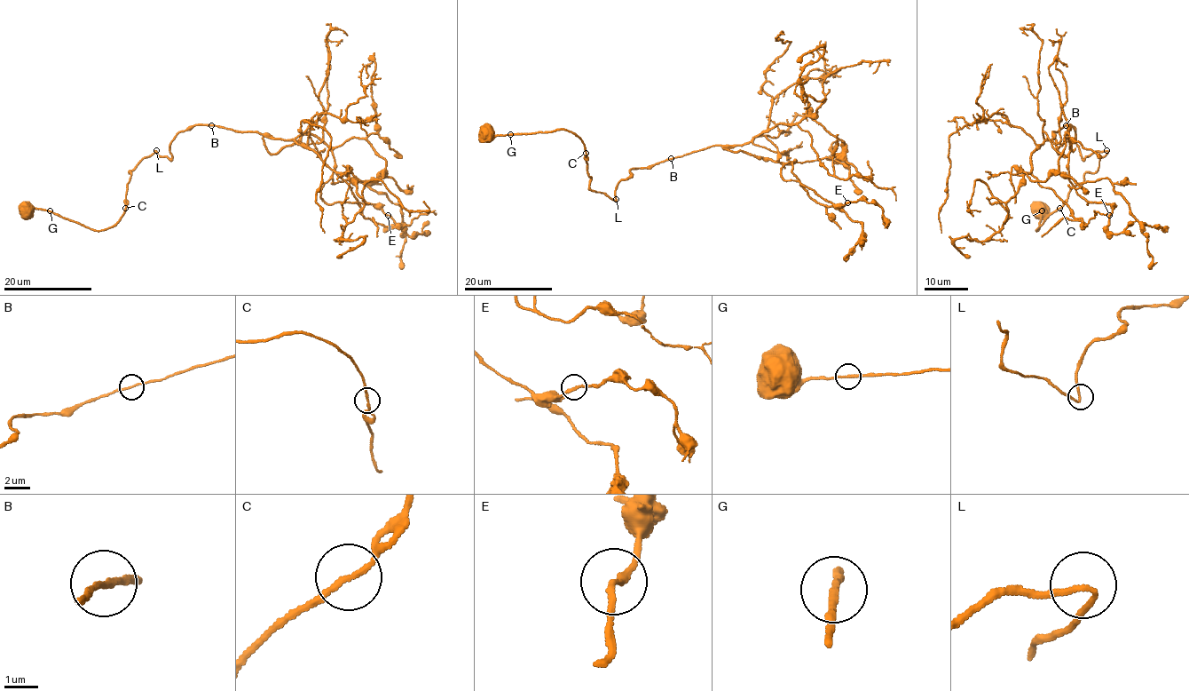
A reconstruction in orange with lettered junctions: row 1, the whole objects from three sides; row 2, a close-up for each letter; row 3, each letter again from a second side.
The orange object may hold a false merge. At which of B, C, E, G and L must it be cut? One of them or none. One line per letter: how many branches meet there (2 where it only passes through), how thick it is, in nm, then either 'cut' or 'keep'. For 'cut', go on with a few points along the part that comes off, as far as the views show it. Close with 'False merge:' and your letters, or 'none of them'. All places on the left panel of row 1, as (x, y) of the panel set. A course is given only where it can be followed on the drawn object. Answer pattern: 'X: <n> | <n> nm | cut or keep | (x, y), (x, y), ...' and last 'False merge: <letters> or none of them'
B: 2 | 160 nm | keep
C: 2 | 170 nm | keep
E: 2 | 170 nm | keep
G: 2 | 170 nm | keep
L: 2 | 150 nm | keep
False merge: none of them

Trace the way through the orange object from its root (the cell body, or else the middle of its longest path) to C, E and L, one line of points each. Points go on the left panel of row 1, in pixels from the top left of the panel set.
C: (24, 211), (29, 214), (34, 209), (47, 210), (92, 229), (104, 230), (121, 218), (125, 207)
E: (24, 211), (106, 229), (145, 158), (213, 124), (271, 154), (318, 136), (334, 162), (320, 197), (388, 215)
L: (24, 211), (47, 210), (96, 230), (106, 229), (124, 213), (129, 173), (156, 150)

